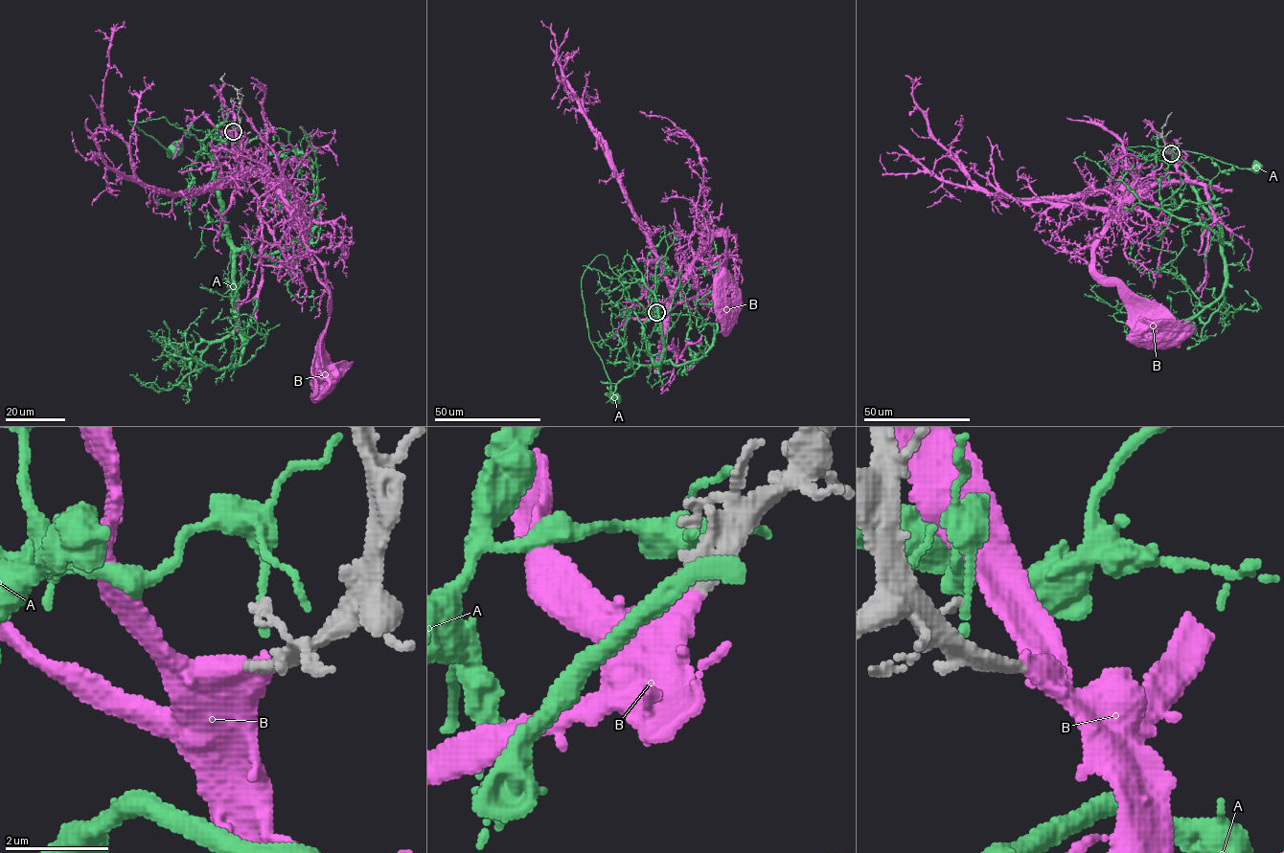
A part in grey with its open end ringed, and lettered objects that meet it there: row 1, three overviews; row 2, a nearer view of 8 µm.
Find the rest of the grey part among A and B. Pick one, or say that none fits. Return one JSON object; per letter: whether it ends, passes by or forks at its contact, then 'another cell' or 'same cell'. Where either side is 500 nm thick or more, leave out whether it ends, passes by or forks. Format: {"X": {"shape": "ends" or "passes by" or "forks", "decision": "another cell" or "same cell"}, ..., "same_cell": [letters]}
{"A": {"shape": "ends", "decision": "another cell"}, "B": {"shape": "ends", "decision": "same cell"}, "same_cell": ["B"]}

